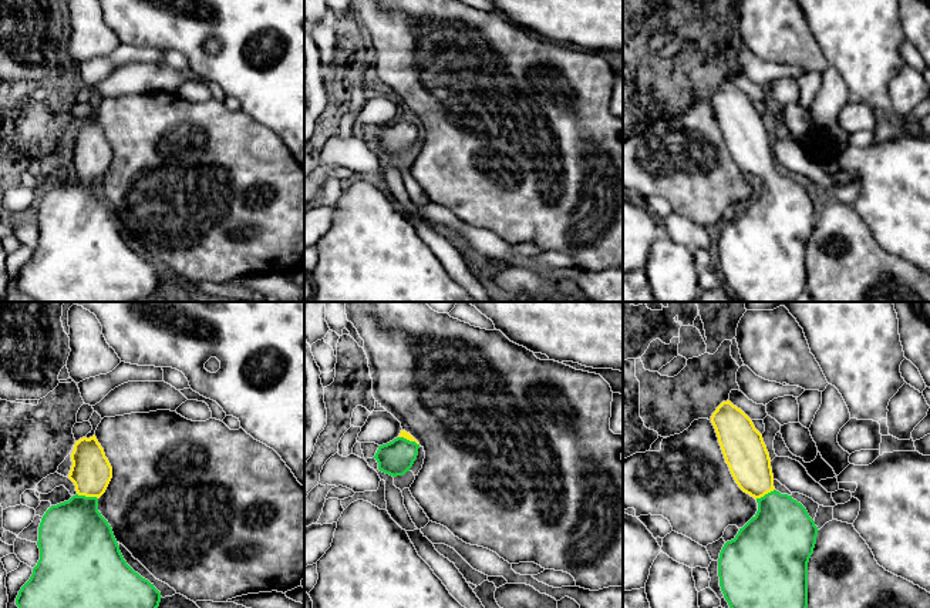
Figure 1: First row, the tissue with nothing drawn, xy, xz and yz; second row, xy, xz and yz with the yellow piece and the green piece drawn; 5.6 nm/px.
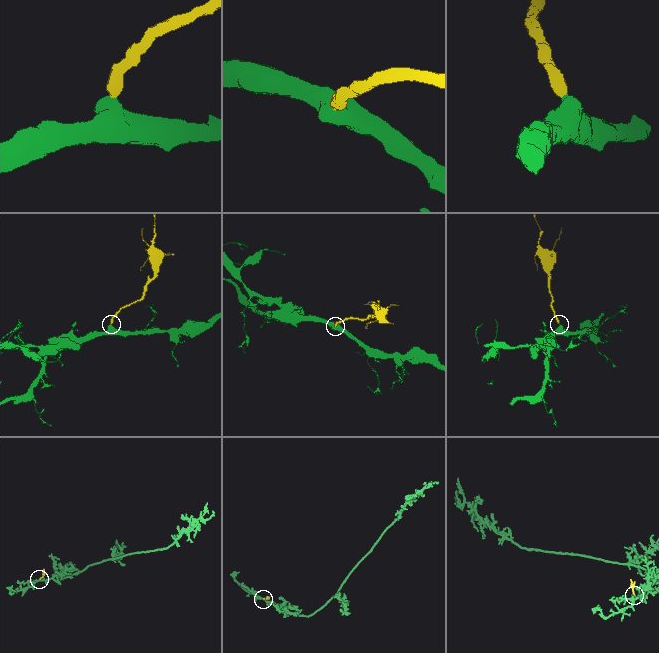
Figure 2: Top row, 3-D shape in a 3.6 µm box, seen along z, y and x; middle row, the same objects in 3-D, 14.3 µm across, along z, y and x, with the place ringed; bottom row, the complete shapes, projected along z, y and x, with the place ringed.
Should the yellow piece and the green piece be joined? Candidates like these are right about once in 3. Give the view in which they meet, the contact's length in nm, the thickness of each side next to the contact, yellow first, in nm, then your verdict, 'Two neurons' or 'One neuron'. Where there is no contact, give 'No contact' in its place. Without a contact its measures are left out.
Touches yellow in xy. Shared border 120 nm. Thickness 220 nm (yellow) against 400 nm. One neuron

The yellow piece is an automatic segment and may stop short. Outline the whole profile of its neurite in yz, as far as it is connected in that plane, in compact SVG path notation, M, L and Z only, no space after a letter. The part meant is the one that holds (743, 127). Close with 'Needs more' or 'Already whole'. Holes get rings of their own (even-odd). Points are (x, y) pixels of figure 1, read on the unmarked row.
M729 81L722 83L711 104L735 164L758 184L757 195L720 234L718 258L724 279L739 302L795 302L808 290L808 243L819 211L801 184L775 171L762 115L741 90Z. Needs more

